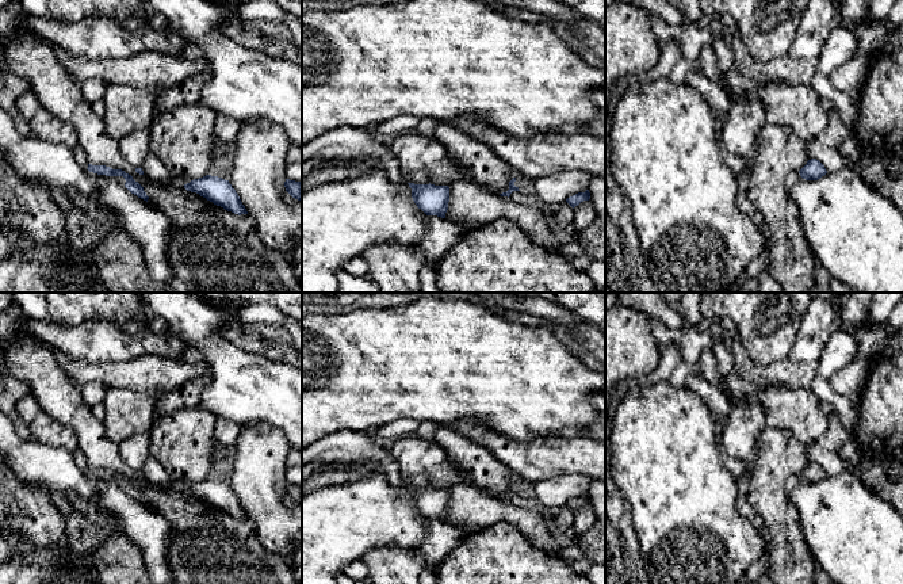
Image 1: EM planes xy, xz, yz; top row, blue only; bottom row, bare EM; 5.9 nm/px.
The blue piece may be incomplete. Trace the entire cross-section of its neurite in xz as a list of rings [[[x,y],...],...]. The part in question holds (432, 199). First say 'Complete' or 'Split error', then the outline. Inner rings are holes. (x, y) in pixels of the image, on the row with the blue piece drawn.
Split error. [[[338,127],[303,144],[302,163],[311,159],[322,159],[325,164],[356,167],[361,173],[382,169],[390,182],[409,184],[414,203],[426,215],[445,218],[449,187],[431,184],[422,172],[403,175],[389,145],[378,142],[367,129]]]

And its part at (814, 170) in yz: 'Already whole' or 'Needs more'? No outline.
Needs more

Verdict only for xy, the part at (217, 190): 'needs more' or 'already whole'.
already whole

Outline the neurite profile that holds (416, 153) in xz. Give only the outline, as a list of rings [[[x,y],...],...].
[[[403,133],[389,145],[403,175],[422,172],[435,186],[467,180],[463,168],[449,156],[436,137]]]

